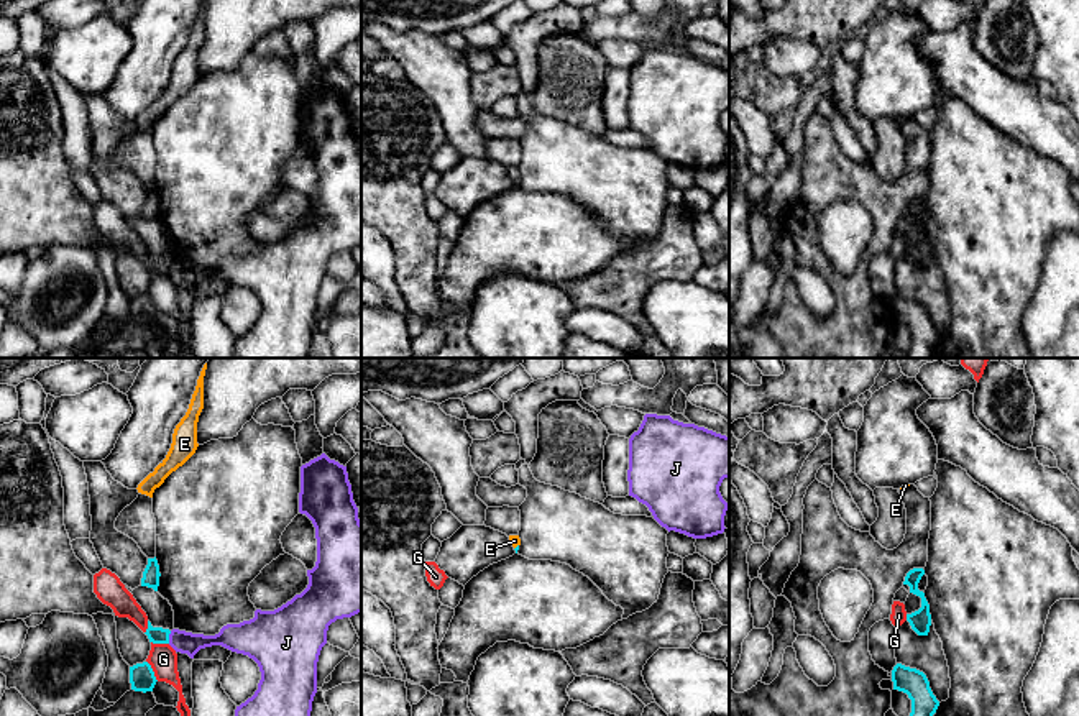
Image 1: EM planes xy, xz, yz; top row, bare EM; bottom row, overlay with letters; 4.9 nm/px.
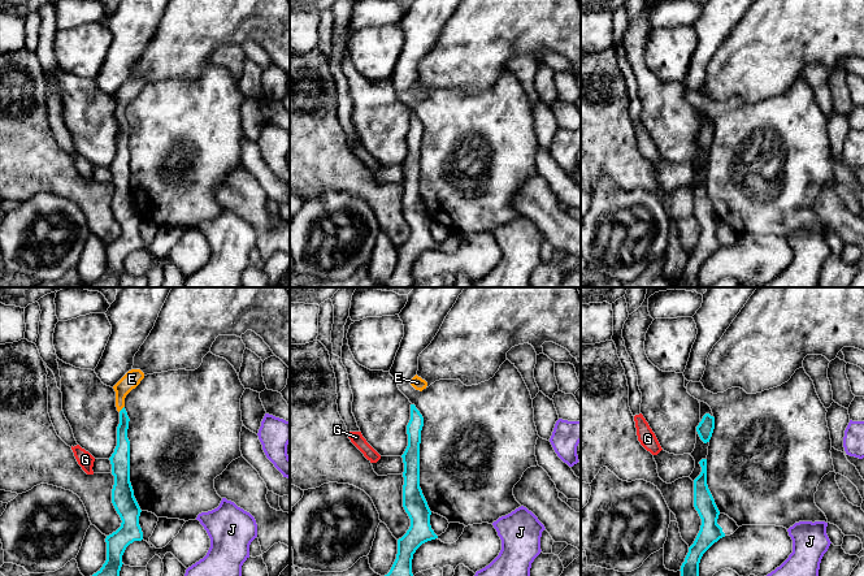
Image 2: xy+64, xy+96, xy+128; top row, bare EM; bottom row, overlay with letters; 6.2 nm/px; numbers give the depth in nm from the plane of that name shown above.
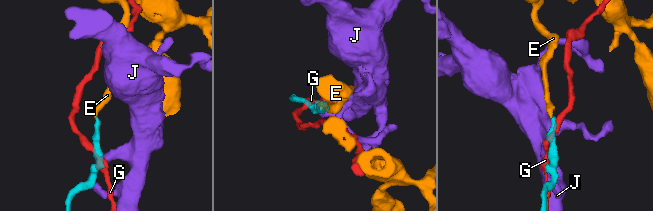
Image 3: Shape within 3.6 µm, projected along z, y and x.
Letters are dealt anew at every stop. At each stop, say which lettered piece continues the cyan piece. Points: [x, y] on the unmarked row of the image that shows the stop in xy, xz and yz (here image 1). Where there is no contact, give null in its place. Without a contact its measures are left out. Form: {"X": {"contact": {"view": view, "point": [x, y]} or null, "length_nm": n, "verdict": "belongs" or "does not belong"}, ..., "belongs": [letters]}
{"E": {"contact": {"view": "xz", "point": [516, 179]}, "length_nm": 40, "verdict": "belongs"}, "G": {"contact": {"view": "xy", "point": [151, 302]}, "length_nm": 120, "verdict": "does not belong"}, "J": {"contact": {"view": "xy", "point": [168, 270]}, "length_nm": 70, "verdict": "does not belong"}, "belongs": ["E"]}

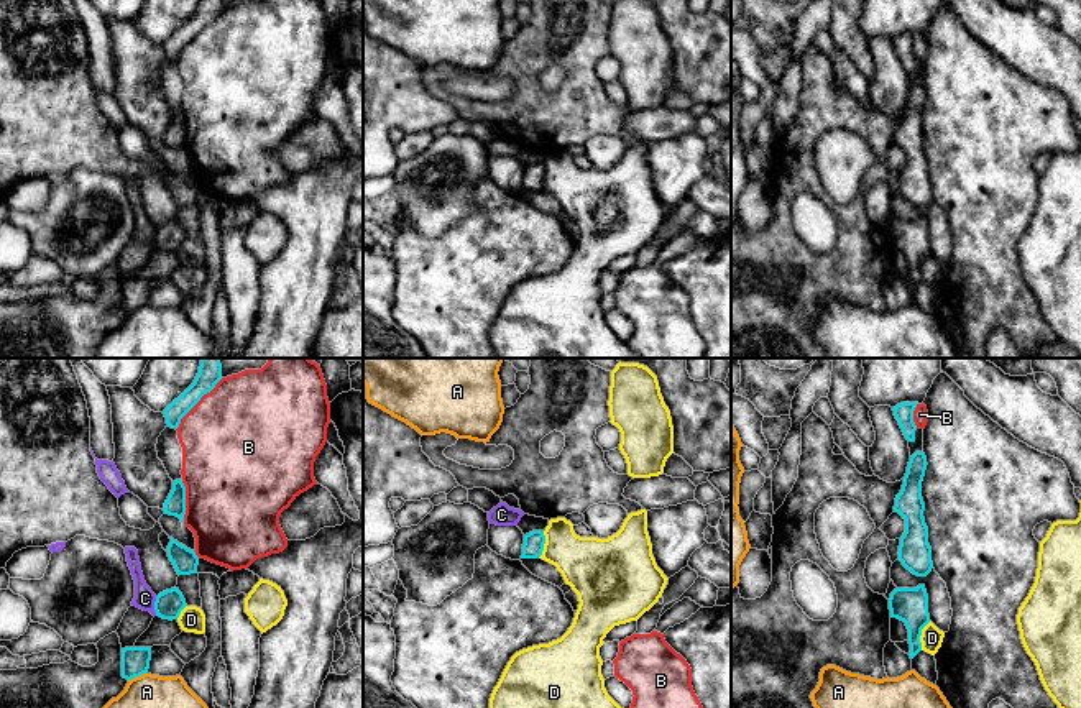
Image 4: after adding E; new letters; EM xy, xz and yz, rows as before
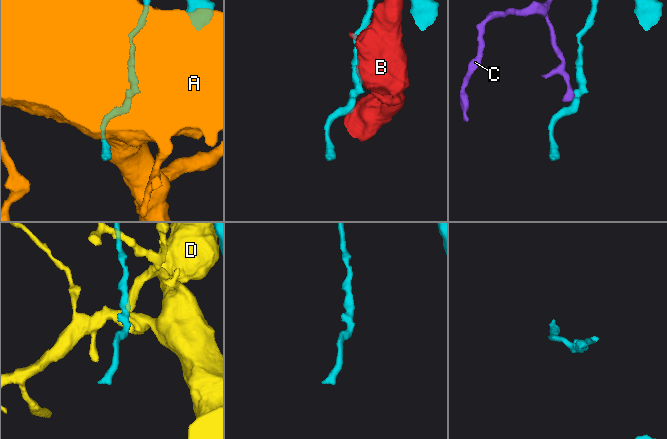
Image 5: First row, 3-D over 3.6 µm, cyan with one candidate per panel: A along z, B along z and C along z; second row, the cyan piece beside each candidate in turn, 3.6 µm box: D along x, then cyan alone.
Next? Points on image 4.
{"A": {"contact": {"view": "xy", "point": [137, 308]}, "length_nm": 100, "verdict": "does not belong"}, "B": {"contact": {"view": "xy", "point": [197, 33]}, "length_nm": 340, "verdict": "does not belong"}, "C": {"contact": {"view": "xy", "point": [155, 239]}, "length_nm": 100, "verdict": "does not belong"}, "D": {"contact": {"view": "yz", "point": [920, 266]}, "length_nm": 150, "verdict": "does not belong"}, "belongs": []}

